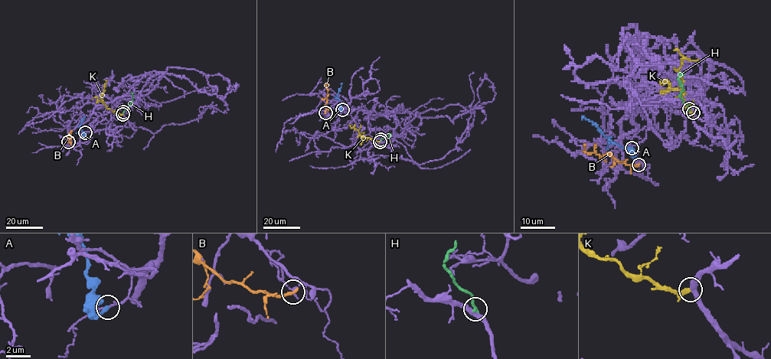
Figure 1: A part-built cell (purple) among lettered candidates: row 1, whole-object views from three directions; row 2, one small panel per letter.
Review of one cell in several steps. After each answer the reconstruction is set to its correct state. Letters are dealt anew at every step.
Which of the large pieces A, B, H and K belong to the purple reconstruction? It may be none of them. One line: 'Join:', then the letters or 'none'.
Join: none

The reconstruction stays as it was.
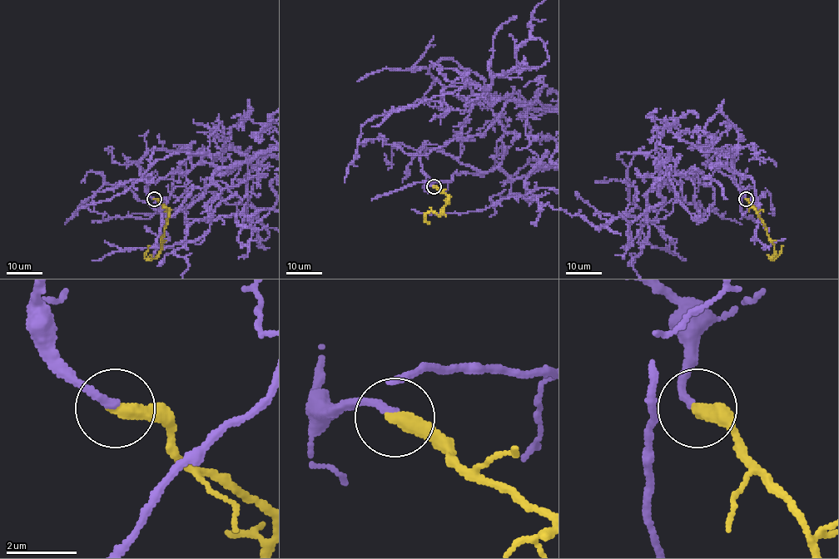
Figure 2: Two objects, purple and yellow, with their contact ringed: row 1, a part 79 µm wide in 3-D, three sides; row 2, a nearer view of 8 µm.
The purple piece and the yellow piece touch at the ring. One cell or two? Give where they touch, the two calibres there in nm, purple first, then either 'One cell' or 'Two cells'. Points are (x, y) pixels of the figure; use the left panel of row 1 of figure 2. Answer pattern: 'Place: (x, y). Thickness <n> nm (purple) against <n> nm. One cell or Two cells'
Place: (154, 199). Thickness 200 nm (purple) against 420 nm. One cell

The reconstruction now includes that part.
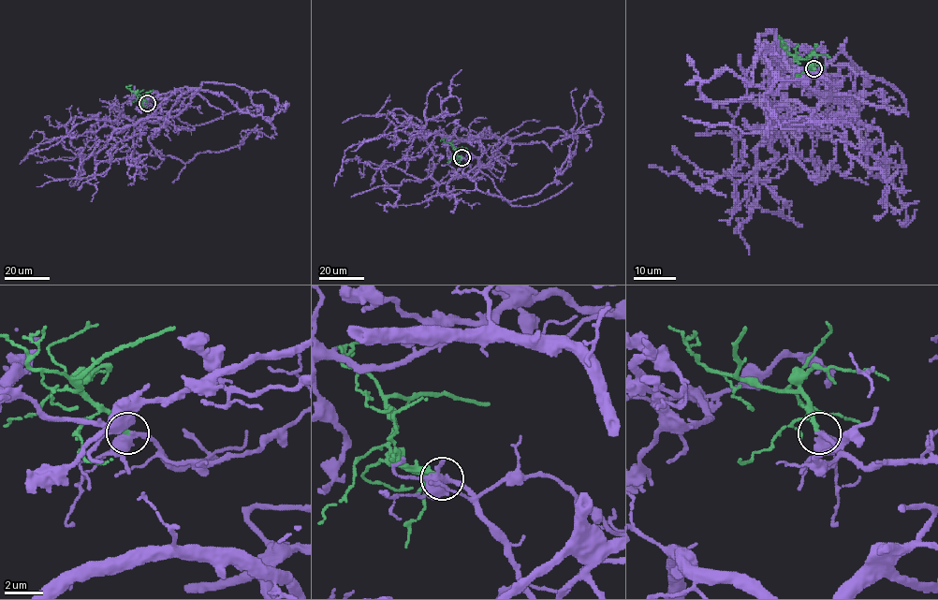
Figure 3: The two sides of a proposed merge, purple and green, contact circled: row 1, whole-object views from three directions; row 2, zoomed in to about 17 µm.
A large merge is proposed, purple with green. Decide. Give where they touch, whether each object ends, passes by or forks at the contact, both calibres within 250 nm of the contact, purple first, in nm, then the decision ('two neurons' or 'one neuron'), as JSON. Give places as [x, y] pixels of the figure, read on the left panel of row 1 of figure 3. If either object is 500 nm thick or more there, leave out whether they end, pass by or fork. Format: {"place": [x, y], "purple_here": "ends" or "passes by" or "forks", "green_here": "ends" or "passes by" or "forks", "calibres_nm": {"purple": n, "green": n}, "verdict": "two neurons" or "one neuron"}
{"place": [147, 103], "purple_here": "passes by", "green_here": "ends", "calibres_nm": {"purple": 480, "green": 280}, "verdict": "one neuron"}

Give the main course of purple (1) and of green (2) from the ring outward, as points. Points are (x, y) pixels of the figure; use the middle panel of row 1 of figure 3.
1: (461, 157), (475, 172), (507, 138), (560, 128), (577, 136), (549, 148), (476, 136), (452, 144), (439, 126)
2: (461, 157), (456, 154), (449, 141), (441, 139), (446, 139)

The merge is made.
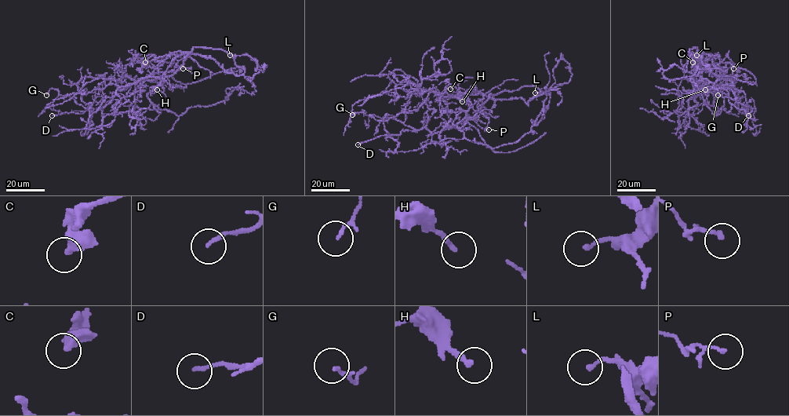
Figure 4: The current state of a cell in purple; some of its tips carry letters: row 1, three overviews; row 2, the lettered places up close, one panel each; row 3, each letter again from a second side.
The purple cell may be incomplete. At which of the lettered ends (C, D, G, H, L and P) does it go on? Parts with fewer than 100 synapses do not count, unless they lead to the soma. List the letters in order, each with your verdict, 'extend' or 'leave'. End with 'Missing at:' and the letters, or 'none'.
C: leave
D: leave
G: leave
H: leave
L: leave
P: leave
Missing at: none

